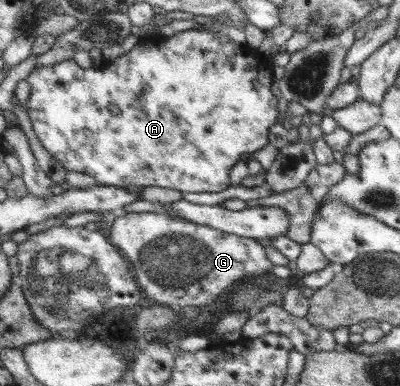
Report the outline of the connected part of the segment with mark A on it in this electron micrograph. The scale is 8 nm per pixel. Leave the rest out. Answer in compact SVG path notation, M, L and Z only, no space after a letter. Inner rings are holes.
M189 29L178 32L174 36L164 36L159 33L143 38L143 43L137 44L131 52L123 54L116 60L106 59L100 69L83 68L77 61L69 60L64 63L35 69L28 77L32 86L28 99L28 110L33 120L34 129L43 141L43 145L64 163L68 171L81 171L96 177L100 184L121 186L126 188L155 187L176 189L185 193L221 193L229 187L229 171L245 153L253 153L267 145L269 127L275 125L277 117L277 99L271 93L271 65L265 63L259 55L258 49L249 49L247 43L235 45L225 33L211 29ZM113 105L117 105L121 112L113 113Z

